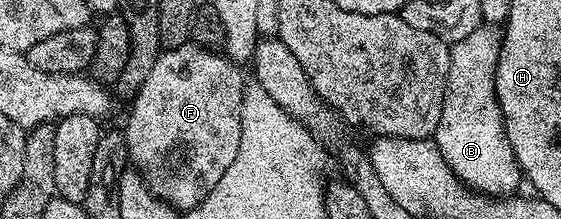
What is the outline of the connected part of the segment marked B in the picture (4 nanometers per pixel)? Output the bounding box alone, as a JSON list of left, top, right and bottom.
[434,23,522,197]

